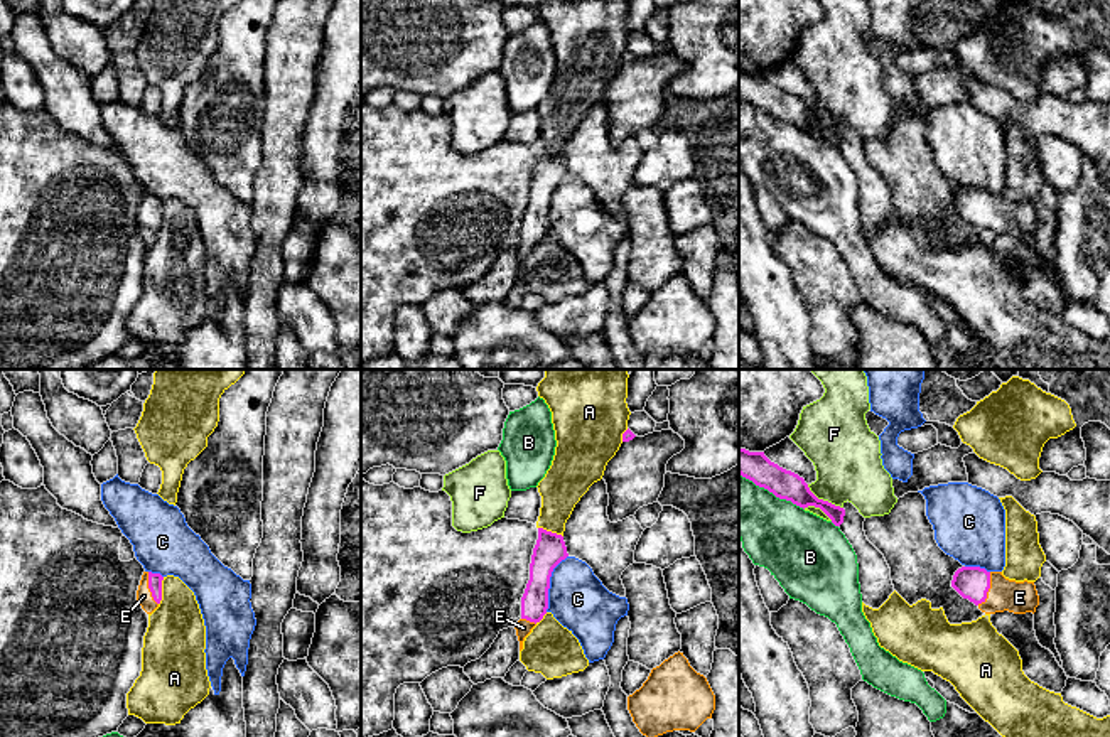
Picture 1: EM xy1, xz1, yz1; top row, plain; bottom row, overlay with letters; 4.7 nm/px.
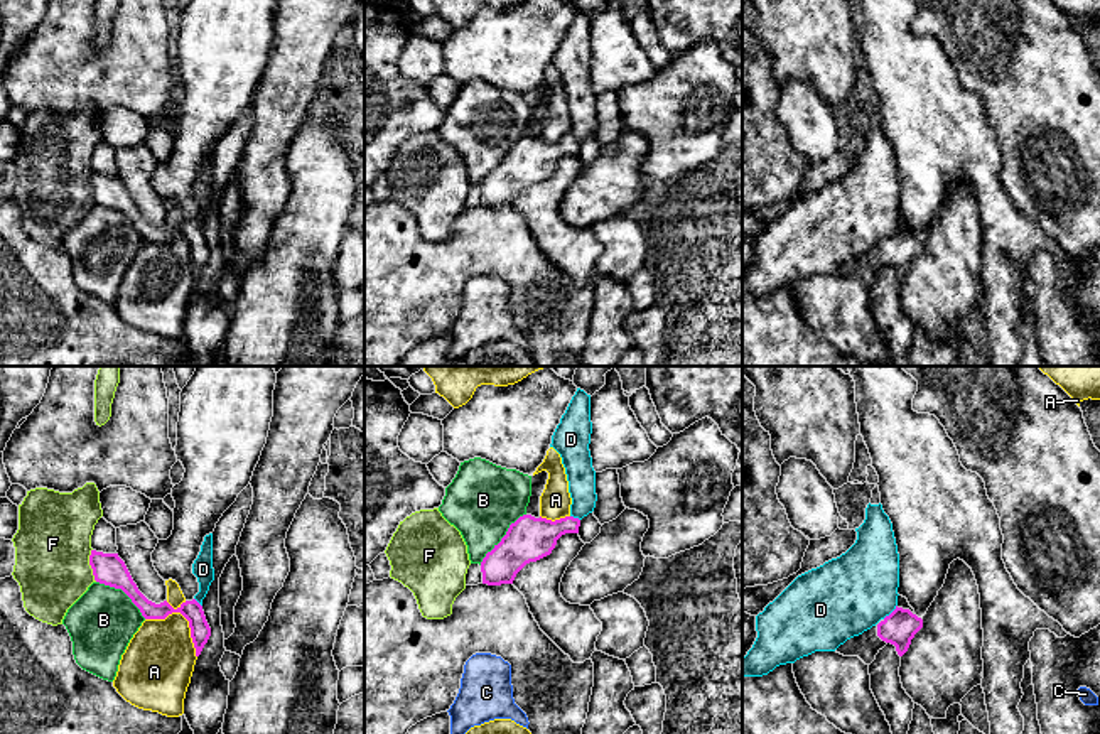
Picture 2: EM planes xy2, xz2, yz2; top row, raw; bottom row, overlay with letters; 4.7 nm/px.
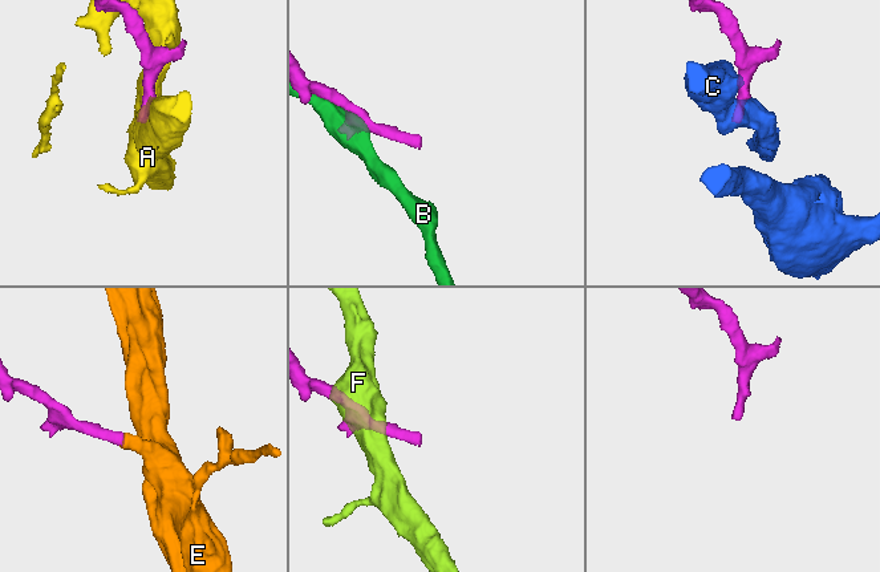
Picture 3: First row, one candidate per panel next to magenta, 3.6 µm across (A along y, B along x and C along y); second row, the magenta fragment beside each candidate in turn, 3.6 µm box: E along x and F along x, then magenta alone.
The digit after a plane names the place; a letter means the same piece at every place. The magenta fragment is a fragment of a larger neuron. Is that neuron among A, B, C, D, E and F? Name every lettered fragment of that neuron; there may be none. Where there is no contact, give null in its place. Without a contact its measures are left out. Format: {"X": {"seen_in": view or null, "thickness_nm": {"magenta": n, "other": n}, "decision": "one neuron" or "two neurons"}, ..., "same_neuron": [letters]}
{"A": {"seen_in": "xy2", "thickness_nm": {"magenta": 100, "other": 340}, "decision": "two neurons"}, "B": {"seen_in": "yz1", "thickness_nm": {"magenta": 140, "other": 340}, "decision": "two neurons"}, "C": {"seen_in": "xz1", "thickness_nm": {"magenta": 150, "other": 280}, "decision": "two neurons"}, "D": {"seen_in": "yz2", "thickness_nm": {"magenta": 160, "other": 380}, "decision": "two neurons"}, "E": {"seen_in": "yz1", "thickness_nm": {"magenta": 160, "other": 160}, "decision": "one neuron"}, "F": {"seen_in": "yz1", "thickness_nm": {"magenta": 140, "other": 320}, "decision": "two neurons"}, "same_neuron": ["E"]}

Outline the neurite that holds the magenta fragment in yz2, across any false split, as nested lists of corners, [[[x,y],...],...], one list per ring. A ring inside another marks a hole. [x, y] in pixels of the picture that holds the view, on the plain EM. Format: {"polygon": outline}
{"polygon": [[[896,228],[896,231],[876,248],[847,262],[835,273],[844,278],[859,278],[865,287],[871,287],[876,277],[891,265],[896,268],[898,277],[903,278],[921,250],[921,240],[909,231]]]}

